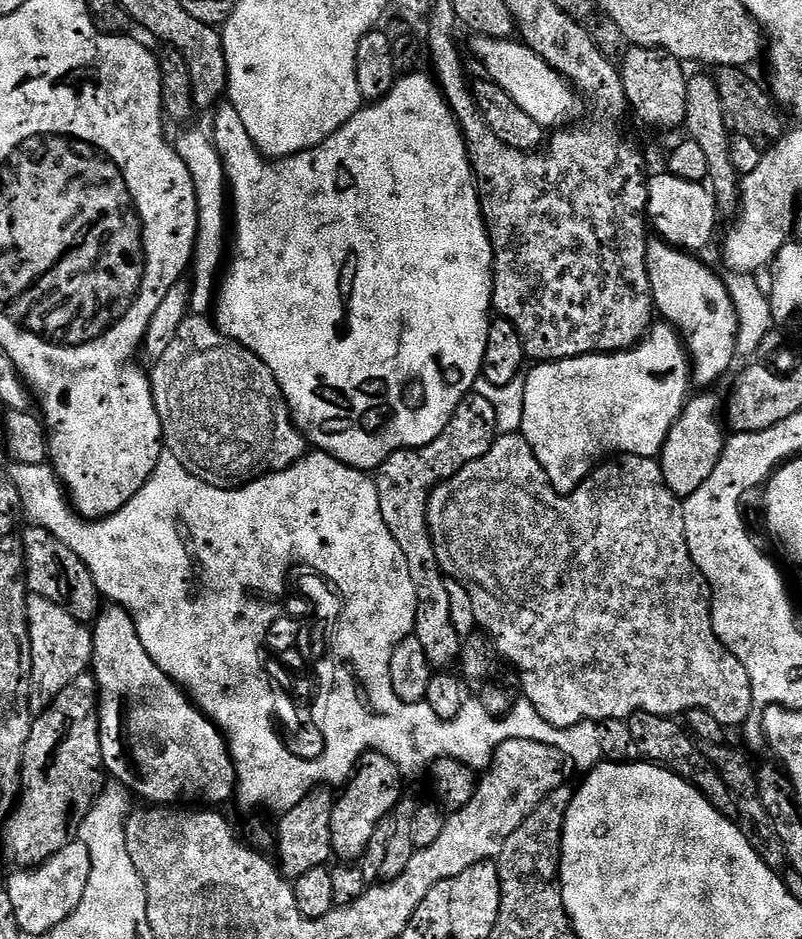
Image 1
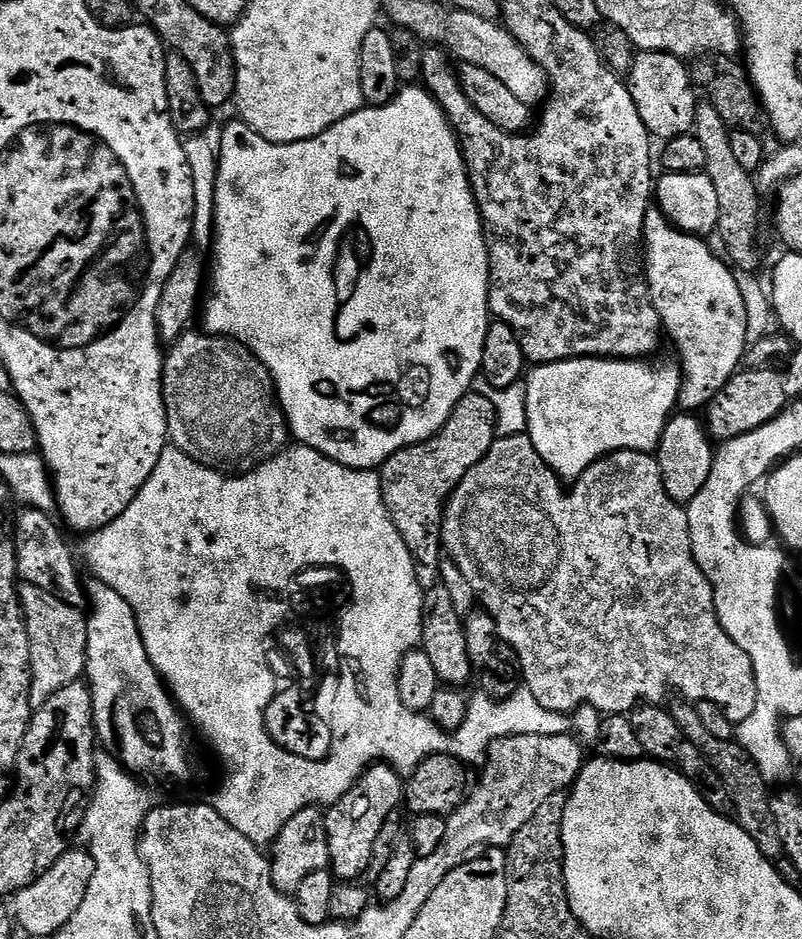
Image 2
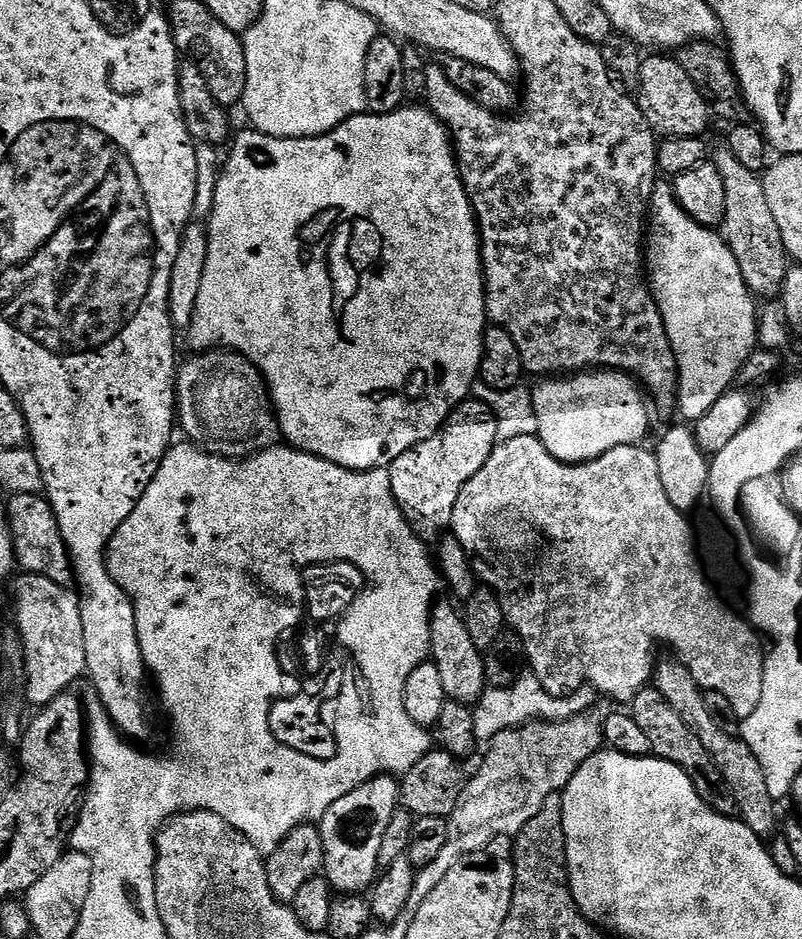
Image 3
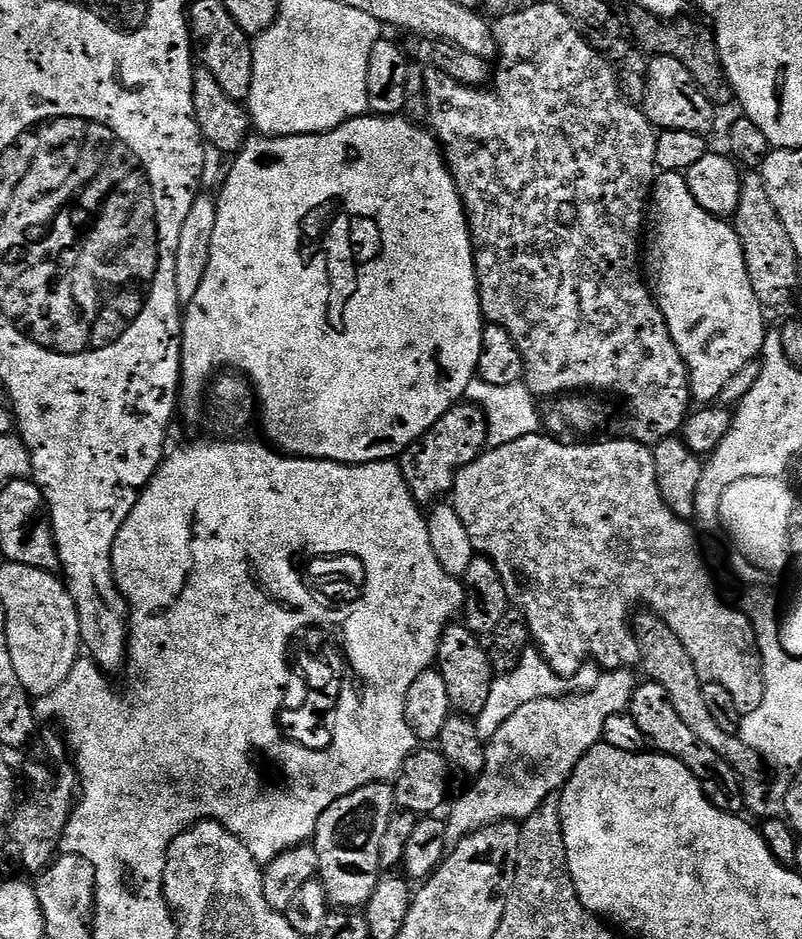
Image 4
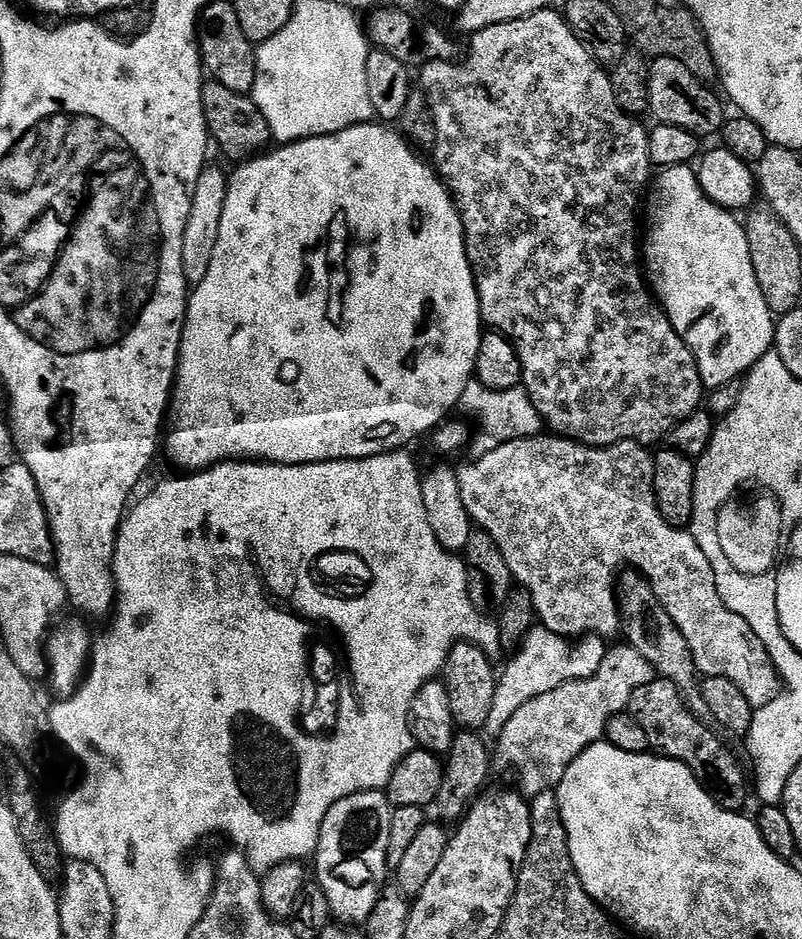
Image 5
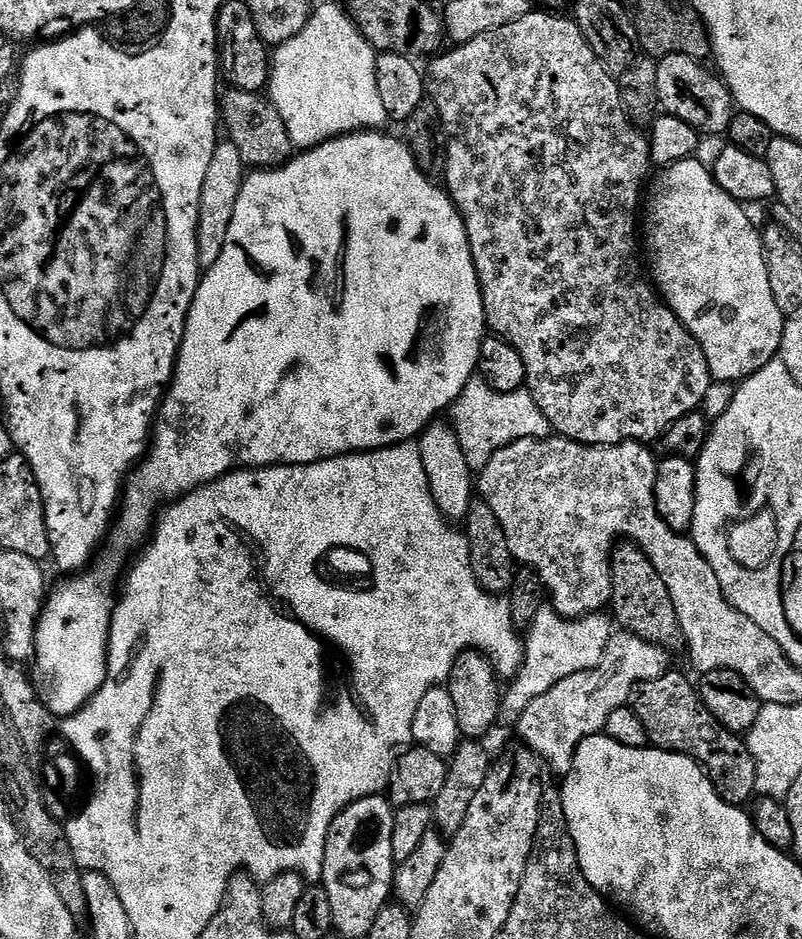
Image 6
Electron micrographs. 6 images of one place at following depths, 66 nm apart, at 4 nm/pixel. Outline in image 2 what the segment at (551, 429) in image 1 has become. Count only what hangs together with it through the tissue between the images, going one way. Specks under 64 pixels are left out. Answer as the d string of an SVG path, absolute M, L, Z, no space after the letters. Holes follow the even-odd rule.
M577 358L575 360L559 360L553 364L538 364L527 373L526 379L523 381L523 386L526 390L526 422L528 423L526 434L530 438L534 450L538 450L542 462L546 462L546 466L550 466L550 470L554 470L561 481L576 481L591 464L598 462L603 456L608 455L609 452L647 452L652 454L659 448L662 430L667 426L668 421L672 419L678 408L680 377L682 373L673 361L672 364L668 360L660 360L657 364L648 363L652 362L649 362L647 359L610 360L607 358Z

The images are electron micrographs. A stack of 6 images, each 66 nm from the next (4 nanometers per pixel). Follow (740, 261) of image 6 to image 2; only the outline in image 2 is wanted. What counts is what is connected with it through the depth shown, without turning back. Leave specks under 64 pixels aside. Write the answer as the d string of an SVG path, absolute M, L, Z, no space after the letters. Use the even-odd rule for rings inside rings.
M649 207L644 219L642 244L646 253L648 289L654 302L654 310L658 310L663 331L667 339L669 336L676 343L676 352L680 355L678 367L682 375L678 404L688 414L696 414L707 409L714 394L718 394L718 390L722 390L722 386L726 386L726 382L730 382L730 378L736 375L749 345L746 334L746 302L742 302L742 290L737 273L723 259L720 261L712 253L708 243L707 239L680 231L675 224L669 222L659 207Z

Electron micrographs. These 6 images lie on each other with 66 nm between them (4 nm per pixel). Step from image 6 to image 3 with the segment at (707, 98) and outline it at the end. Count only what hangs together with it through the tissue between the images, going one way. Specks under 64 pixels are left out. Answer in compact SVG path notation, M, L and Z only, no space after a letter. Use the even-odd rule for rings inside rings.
M668 54L656 55L660 56L652 56L649 60L647 57L640 66L638 103L646 122L660 138L703 137L704 131L708 128L708 116L710 117L708 101L704 99L698 86L694 86L690 74L682 70L682 66L675 58Z

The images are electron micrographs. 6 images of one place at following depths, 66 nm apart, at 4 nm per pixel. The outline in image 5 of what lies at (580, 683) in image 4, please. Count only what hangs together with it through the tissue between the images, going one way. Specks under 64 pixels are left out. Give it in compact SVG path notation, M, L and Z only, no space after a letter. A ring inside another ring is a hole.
M541 624L533 625L530 634L527 635L523 646L509 660L510 664L501 671L497 679L494 694L494 703L490 708L484 730L487 735L498 736L505 728L506 723L528 701L548 694L558 686L564 685L570 680L585 680L593 677L598 672L605 660L607 643L594 634L581 639L574 650L571 641L560 635L554 634L549 628Z

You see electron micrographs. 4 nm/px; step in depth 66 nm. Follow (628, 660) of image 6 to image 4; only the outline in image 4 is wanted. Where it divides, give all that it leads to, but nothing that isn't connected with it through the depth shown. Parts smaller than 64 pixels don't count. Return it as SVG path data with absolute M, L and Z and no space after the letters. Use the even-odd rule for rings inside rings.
M627 668L608 670L603 673L601 682L589 693L577 692L575 695L542 698L519 707L504 726L499 727L491 740L487 741L484 753L486 762L480 775L471 781L472 784L456 801L453 799L452 813L446 816L448 821L448 839L455 842L485 828L487 824L499 822L523 822L527 820L546 798L557 795L564 783L570 779L578 762L591 748L596 747L604 739L606 718L610 714L628 712L632 695L636 693L638 677L635 671Z

